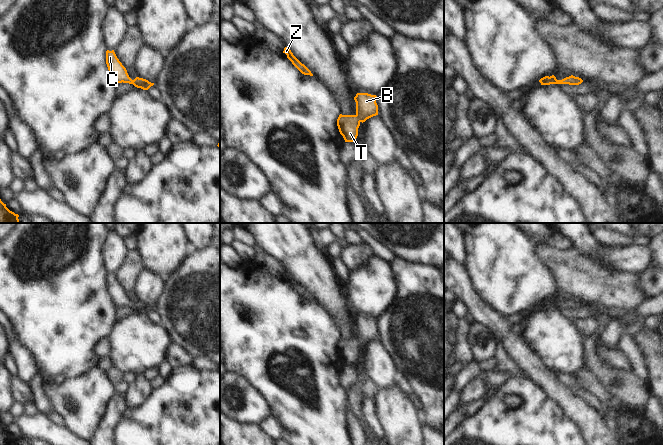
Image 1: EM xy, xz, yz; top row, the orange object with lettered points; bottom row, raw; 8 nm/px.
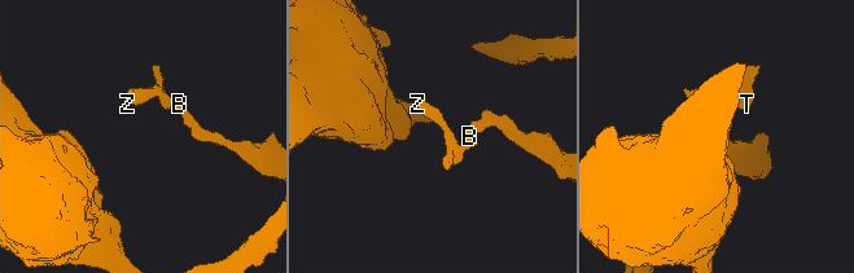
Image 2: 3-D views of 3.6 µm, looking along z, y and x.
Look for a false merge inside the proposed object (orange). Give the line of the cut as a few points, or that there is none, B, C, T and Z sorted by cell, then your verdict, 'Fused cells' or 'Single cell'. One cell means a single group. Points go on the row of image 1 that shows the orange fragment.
No split. Groups: B C T Z. Single cell.

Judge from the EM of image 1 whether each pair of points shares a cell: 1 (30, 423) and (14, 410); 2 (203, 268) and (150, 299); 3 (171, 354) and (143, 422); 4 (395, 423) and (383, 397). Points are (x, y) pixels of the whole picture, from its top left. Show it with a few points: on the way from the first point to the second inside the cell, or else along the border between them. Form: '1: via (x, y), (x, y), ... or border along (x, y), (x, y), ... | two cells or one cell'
1: border along (23, 415), (14, 418) | two cells
2: border along (164, 279), (164, 287), (153, 306) | two cells
3: border along (189, 365), (178, 365), (172, 368) | two cells
4: via (395, 417), (395, 411), (389, 403) | one cell

